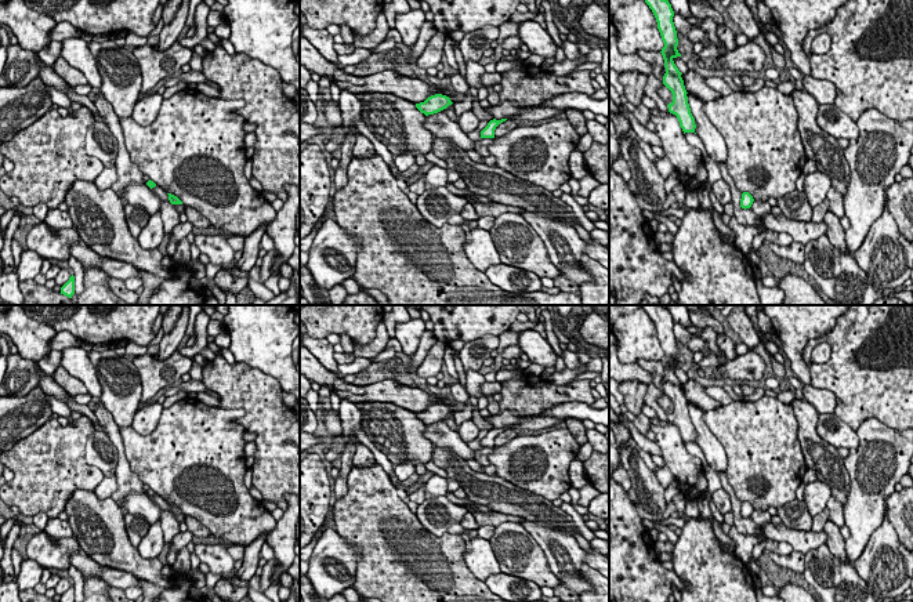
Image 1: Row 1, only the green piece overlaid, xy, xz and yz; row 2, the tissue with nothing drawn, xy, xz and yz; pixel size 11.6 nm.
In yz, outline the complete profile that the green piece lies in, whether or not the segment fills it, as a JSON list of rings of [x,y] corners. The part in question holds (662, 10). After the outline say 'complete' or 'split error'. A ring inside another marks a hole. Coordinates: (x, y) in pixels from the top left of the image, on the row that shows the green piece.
[[[645,0],[645,3],[649,6],[656,18],[657,29],[664,43],[664,47],[660,51],[666,68],[663,84],[673,94],[673,102],[667,105],[669,112],[677,116],[684,134],[695,133],[696,124],[688,104],[688,93],[681,77],[682,73],[678,70],[673,61],[674,58],[681,57],[677,50],[678,39],[673,22],[674,11],[669,0]]]; complete

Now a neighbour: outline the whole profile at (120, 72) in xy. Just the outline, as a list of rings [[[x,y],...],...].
[[[91,40],[88,48],[102,77],[101,94],[113,106],[119,119],[130,117],[142,86],[141,68],[133,48],[117,46],[113,40]]]

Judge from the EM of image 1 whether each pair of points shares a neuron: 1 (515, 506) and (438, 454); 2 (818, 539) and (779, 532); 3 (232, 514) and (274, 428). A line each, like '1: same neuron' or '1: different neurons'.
1: same neuron
2: same neuron
3: different neurons

